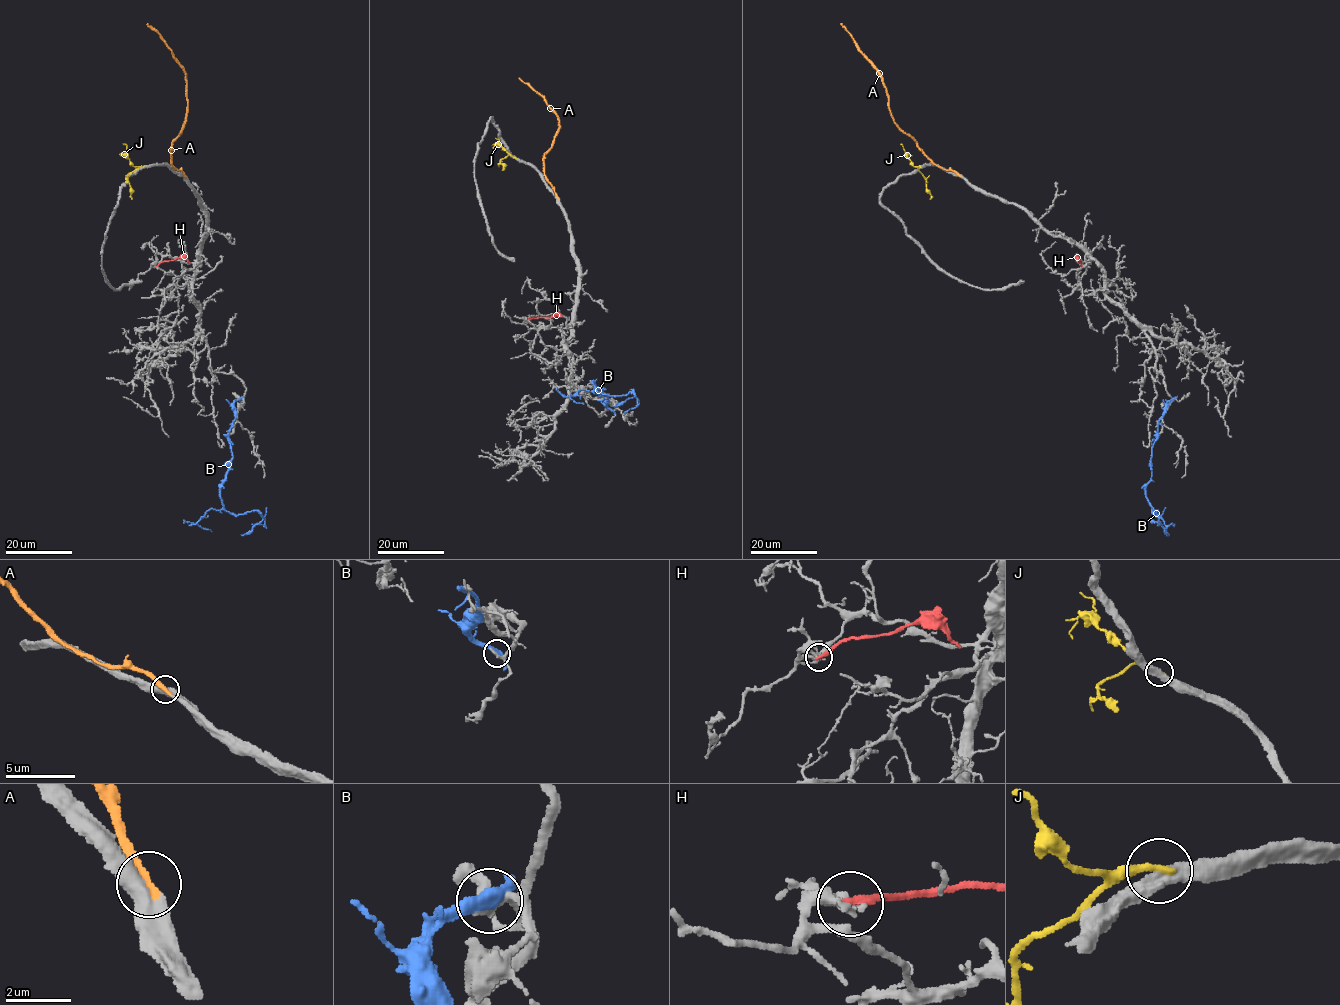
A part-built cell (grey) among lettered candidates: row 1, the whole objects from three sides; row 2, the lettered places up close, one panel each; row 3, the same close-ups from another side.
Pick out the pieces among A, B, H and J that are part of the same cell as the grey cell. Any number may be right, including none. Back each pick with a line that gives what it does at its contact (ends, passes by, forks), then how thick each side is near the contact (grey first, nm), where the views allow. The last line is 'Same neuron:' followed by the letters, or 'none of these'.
A: it ends | 500/400 nm
Same neuron: A

